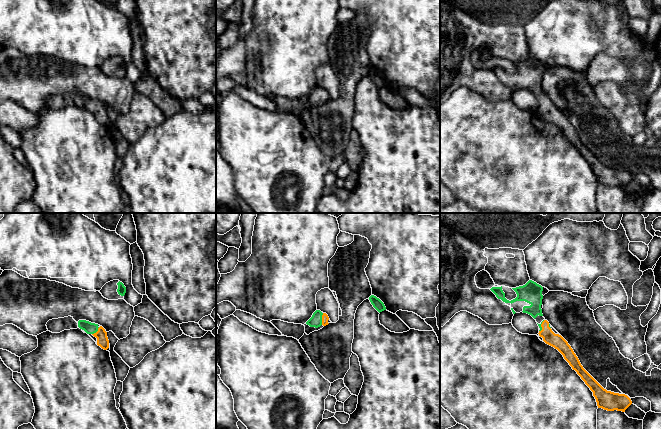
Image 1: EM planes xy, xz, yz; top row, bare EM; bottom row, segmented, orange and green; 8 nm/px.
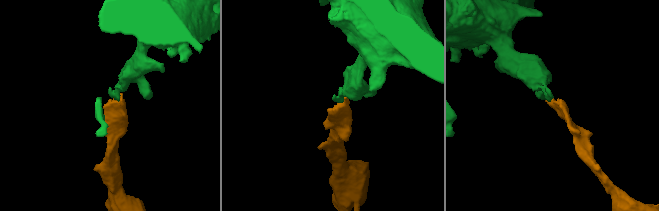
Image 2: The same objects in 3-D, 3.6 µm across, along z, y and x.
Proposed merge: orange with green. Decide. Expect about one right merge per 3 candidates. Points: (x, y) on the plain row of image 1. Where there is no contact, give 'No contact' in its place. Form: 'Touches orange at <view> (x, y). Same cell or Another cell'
Touches orange at xz (322, 95). Same cell

